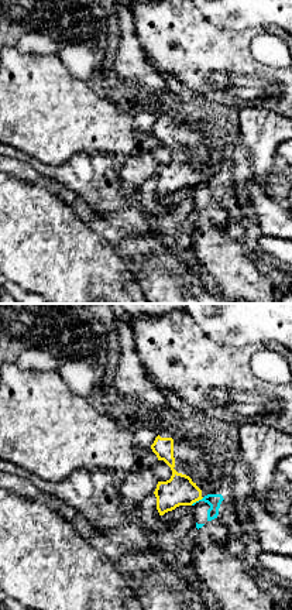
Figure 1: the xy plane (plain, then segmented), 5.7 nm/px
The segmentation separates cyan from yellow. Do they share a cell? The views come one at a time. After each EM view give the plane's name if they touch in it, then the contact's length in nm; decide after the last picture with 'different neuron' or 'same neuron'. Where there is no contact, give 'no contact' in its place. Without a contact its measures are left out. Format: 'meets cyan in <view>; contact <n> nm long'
meets cyan in xy; contact 90 nm long

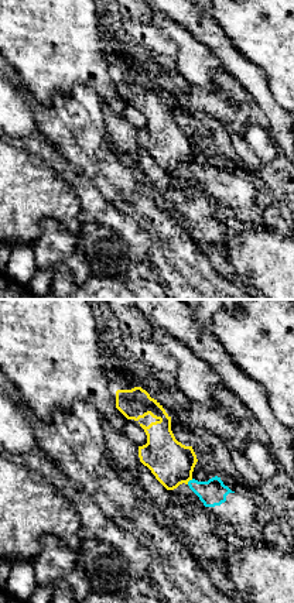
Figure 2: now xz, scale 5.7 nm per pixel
meets cyan in xz; contact 50 nm long

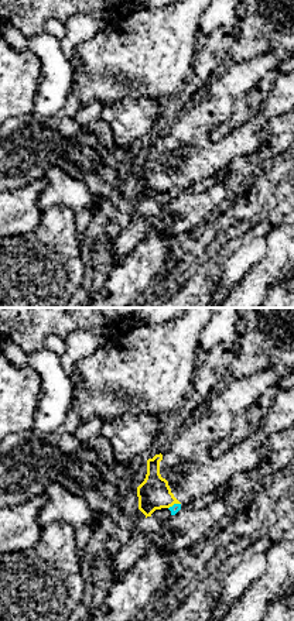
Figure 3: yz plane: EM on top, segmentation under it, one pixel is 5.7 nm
meets cyan in yz; contact 80 nm long

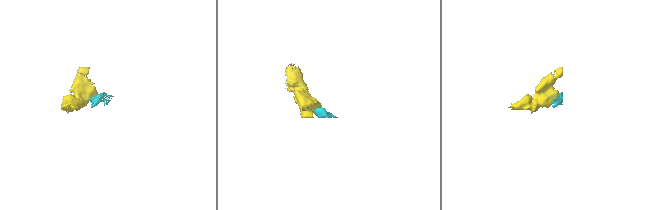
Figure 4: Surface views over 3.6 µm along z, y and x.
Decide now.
different neuron

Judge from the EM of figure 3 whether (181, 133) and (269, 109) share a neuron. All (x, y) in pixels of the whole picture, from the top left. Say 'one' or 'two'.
one

